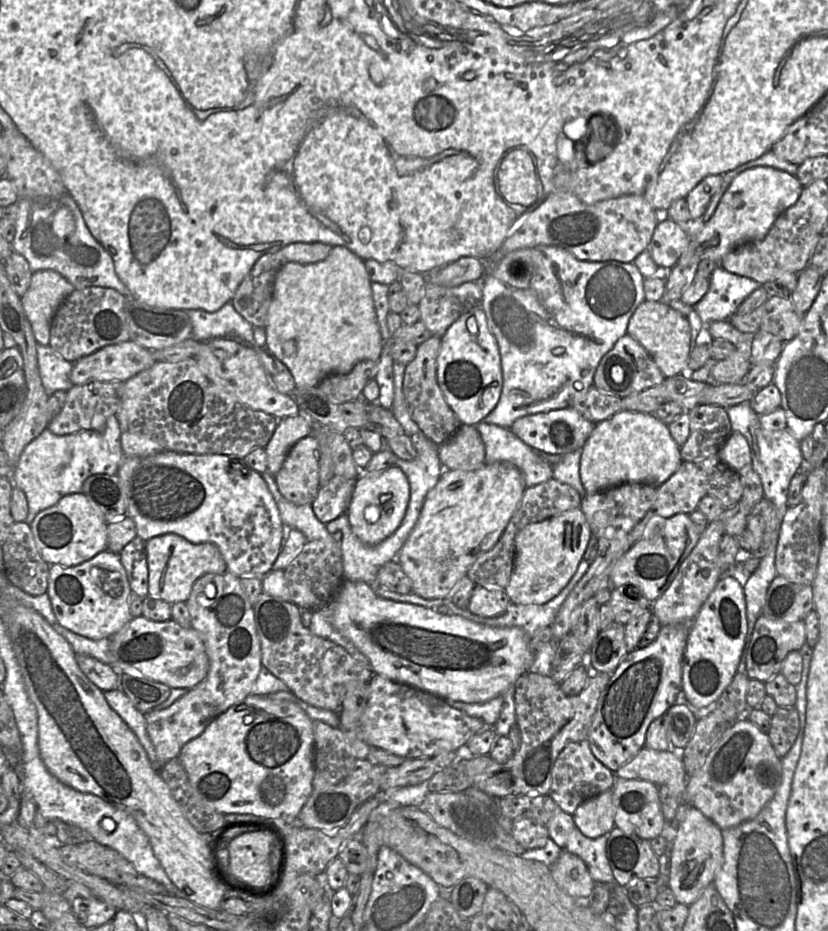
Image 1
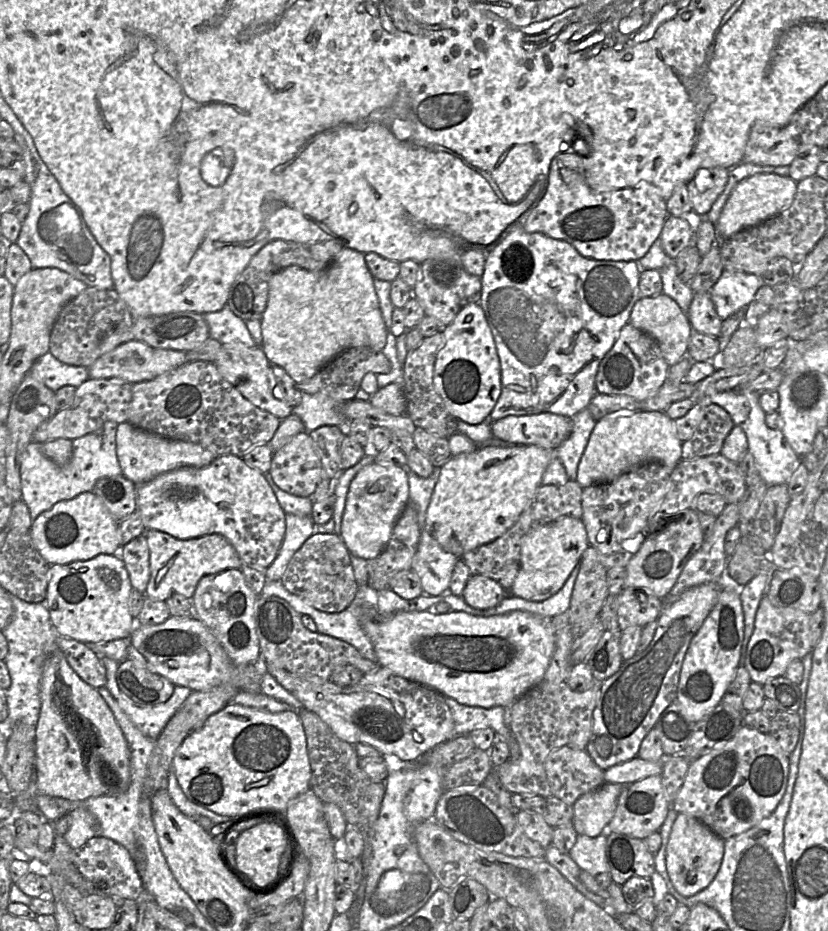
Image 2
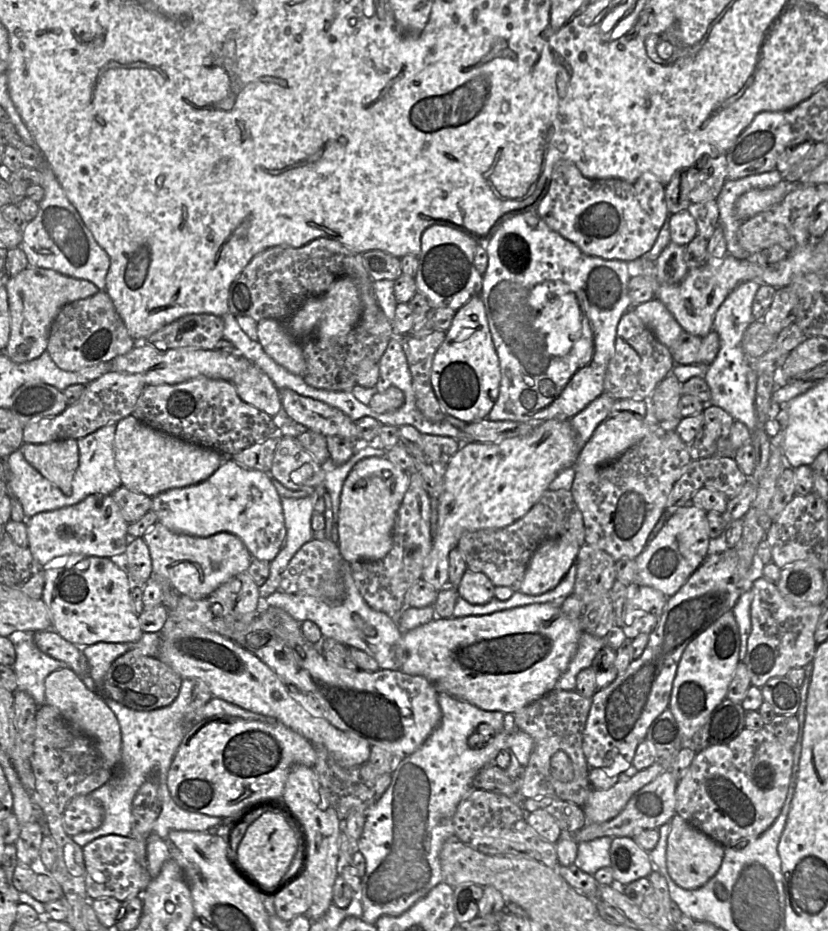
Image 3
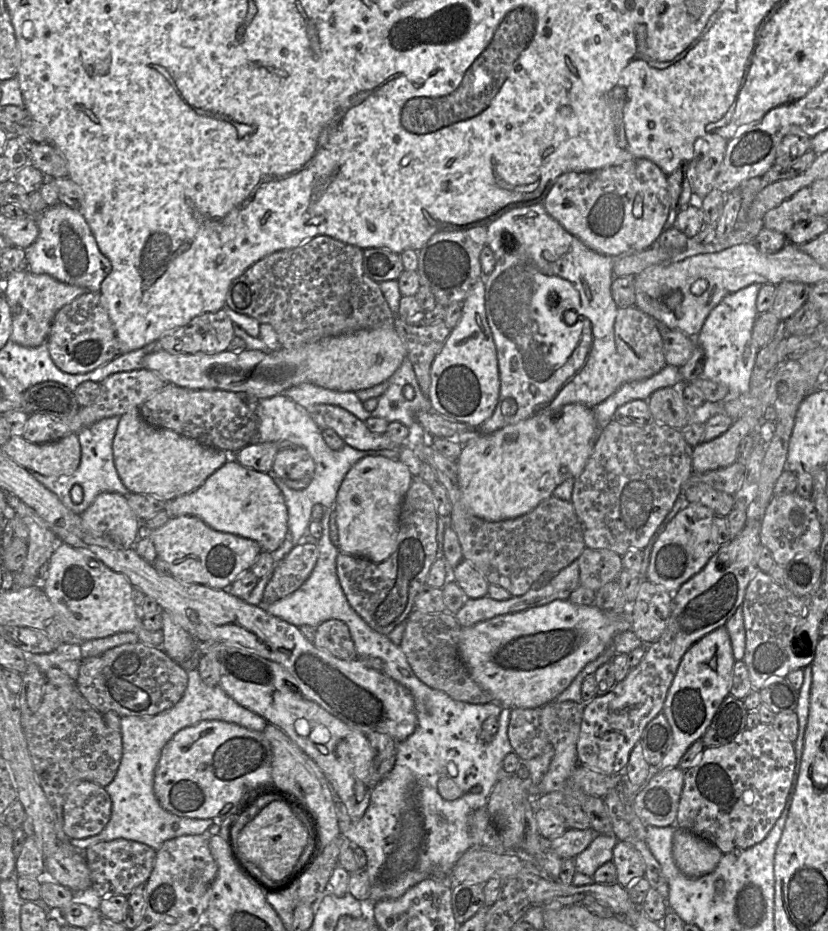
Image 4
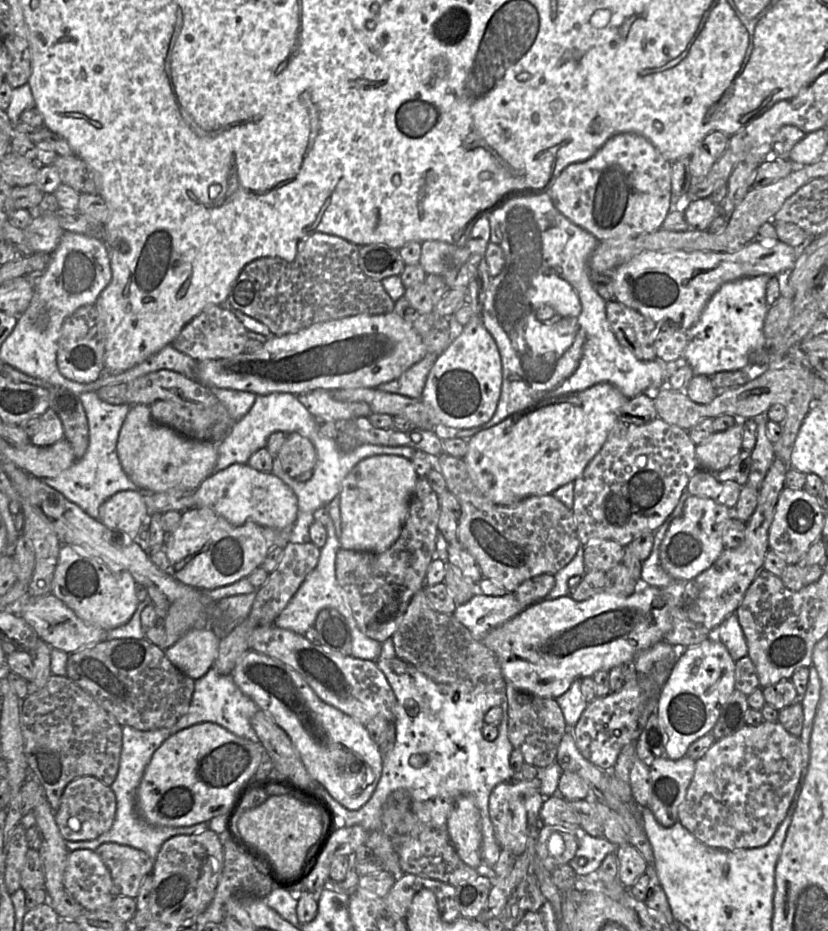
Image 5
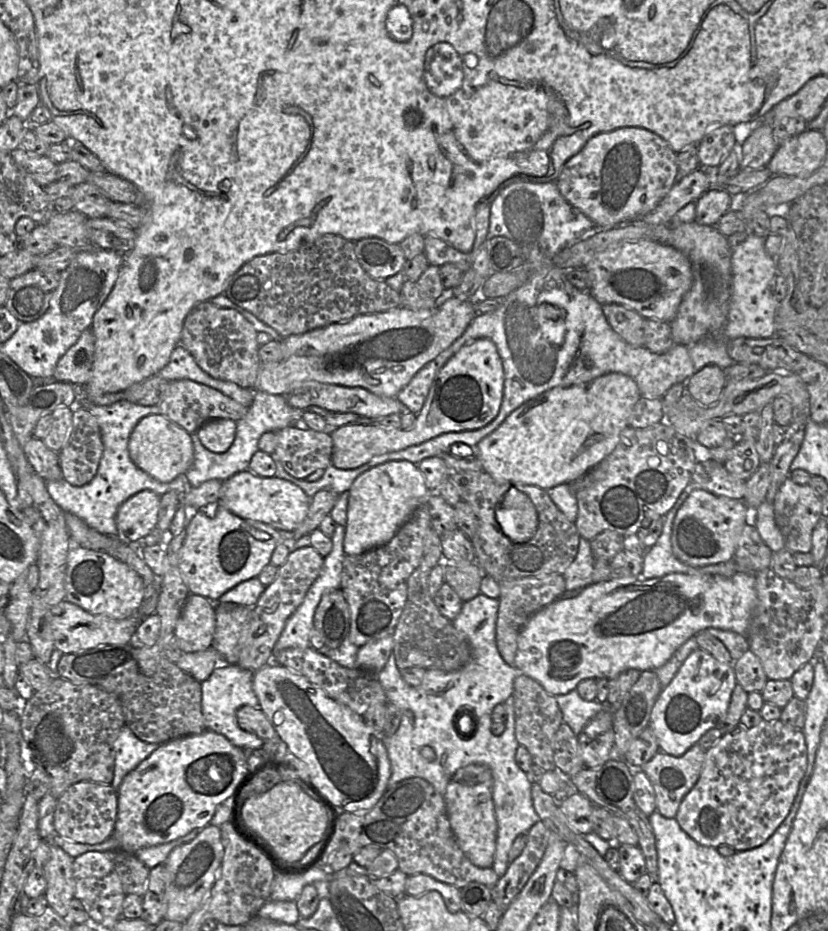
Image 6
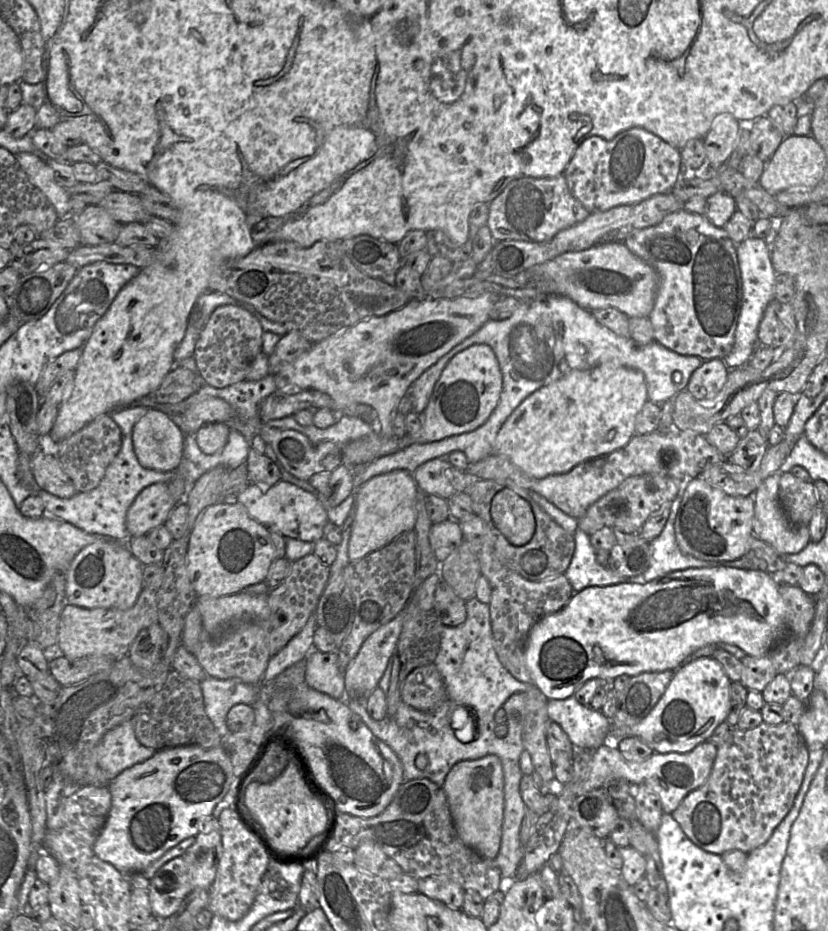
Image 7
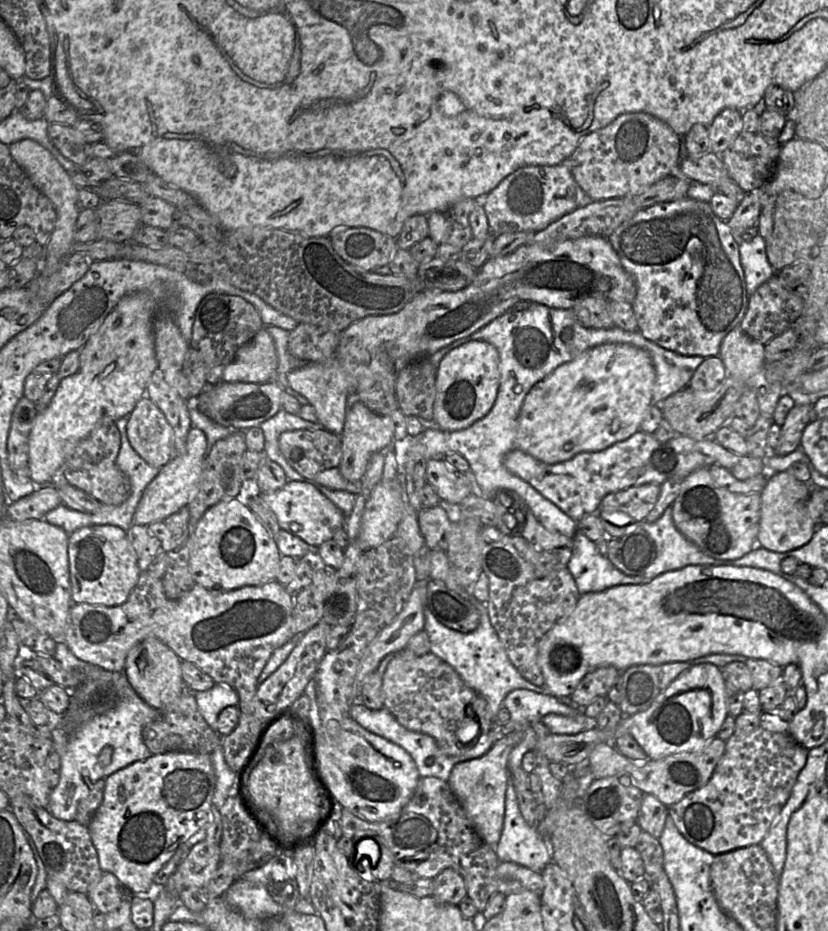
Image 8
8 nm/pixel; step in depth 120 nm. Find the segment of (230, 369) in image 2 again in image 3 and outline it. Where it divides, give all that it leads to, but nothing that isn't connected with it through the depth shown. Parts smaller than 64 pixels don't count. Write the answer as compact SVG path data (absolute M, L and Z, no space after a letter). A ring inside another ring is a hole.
M250 365L242 374L236 374L231 382L244 402L271 417L282 411L279 390L258 366Z

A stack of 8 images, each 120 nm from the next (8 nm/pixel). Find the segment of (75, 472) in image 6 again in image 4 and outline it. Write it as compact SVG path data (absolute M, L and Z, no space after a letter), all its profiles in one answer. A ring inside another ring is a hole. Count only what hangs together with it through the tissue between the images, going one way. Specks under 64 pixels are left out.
M46 381L36 384L23 393L20 409L26 414L47 414L61 420L73 418L80 406L74 391L61 383Z

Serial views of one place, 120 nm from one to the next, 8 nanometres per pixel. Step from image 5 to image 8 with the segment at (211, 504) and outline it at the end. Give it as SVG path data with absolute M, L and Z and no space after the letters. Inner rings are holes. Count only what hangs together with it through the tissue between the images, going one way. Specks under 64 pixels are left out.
M288 480L275 492L258 494L275 514L281 529L299 537L314 549L331 540L339 529L344 528L346 517L342 511L311 483Z

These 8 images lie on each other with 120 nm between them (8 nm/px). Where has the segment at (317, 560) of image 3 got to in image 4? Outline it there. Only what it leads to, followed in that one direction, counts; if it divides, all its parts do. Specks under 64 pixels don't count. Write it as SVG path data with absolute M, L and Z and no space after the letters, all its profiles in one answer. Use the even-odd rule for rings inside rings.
M306 543L298 544L275 565L271 579L265 587L262 604L260 605L266 610L266 606L275 603L296 591L310 576L318 559L317 544Z

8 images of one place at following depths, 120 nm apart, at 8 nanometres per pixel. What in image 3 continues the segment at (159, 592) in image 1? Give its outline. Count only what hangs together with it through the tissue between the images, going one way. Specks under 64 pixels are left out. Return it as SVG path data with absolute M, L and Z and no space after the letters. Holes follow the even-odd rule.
M157 522L142 538L148 545L153 566L152 577L143 586L143 603L146 608L162 604L162 591L155 576L168 579L181 595L202 599L233 577L247 572L253 560L243 541L230 532L198 537L172 532Z

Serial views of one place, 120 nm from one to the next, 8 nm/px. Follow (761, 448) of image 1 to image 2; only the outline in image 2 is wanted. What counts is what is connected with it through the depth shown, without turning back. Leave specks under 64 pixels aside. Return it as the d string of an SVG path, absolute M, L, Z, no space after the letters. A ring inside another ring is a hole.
M729 390L718 392L706 397L706 402L712 402L725 409L734 423L741 427L748 440L748 451L753 455L761 479L768 485L787 485L793 472L801 463L799 457L781 430L770 429L765 422L765 411L759 403L759 396L749 390Z

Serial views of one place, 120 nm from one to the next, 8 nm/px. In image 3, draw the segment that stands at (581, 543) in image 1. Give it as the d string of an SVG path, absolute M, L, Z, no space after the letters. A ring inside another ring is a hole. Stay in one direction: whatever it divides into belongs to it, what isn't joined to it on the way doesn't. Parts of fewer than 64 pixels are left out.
M574 537L541 543L531 557L519 592L541 595L554 589L575 563L580 547Z

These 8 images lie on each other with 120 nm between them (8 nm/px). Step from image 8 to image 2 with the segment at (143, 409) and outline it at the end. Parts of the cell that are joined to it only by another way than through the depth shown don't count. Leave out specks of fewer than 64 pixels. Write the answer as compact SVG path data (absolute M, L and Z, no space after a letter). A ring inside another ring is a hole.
M128 421L117 426L116 455L121 467L121 474L136 486L181 467L205 467L215 459L213 453L198 444L164 438L142 430Z

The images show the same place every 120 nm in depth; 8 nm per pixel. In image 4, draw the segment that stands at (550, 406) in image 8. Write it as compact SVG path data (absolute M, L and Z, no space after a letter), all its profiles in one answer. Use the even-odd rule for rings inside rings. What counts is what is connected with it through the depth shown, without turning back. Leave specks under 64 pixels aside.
M572 403L535 414L467 442L462 445L461 454L456 461L458 482L465 503L476 516L491 522L517 518L530 512L543 500L553 496L558 485L580 475L590 458L600 430L593 408Z

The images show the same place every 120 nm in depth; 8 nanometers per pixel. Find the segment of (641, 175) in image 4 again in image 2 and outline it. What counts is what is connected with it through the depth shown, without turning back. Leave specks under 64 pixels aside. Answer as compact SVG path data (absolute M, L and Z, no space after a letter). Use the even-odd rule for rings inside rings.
M577 153L558 154L550 165L546 192L539 203L524 219L521 226L528 233L542 233L548 237L564 240L581 255L596 260L639 261L659 238L668 217L666 200L651 184L622 188L607 192L593 191L586 181L583 159Z

